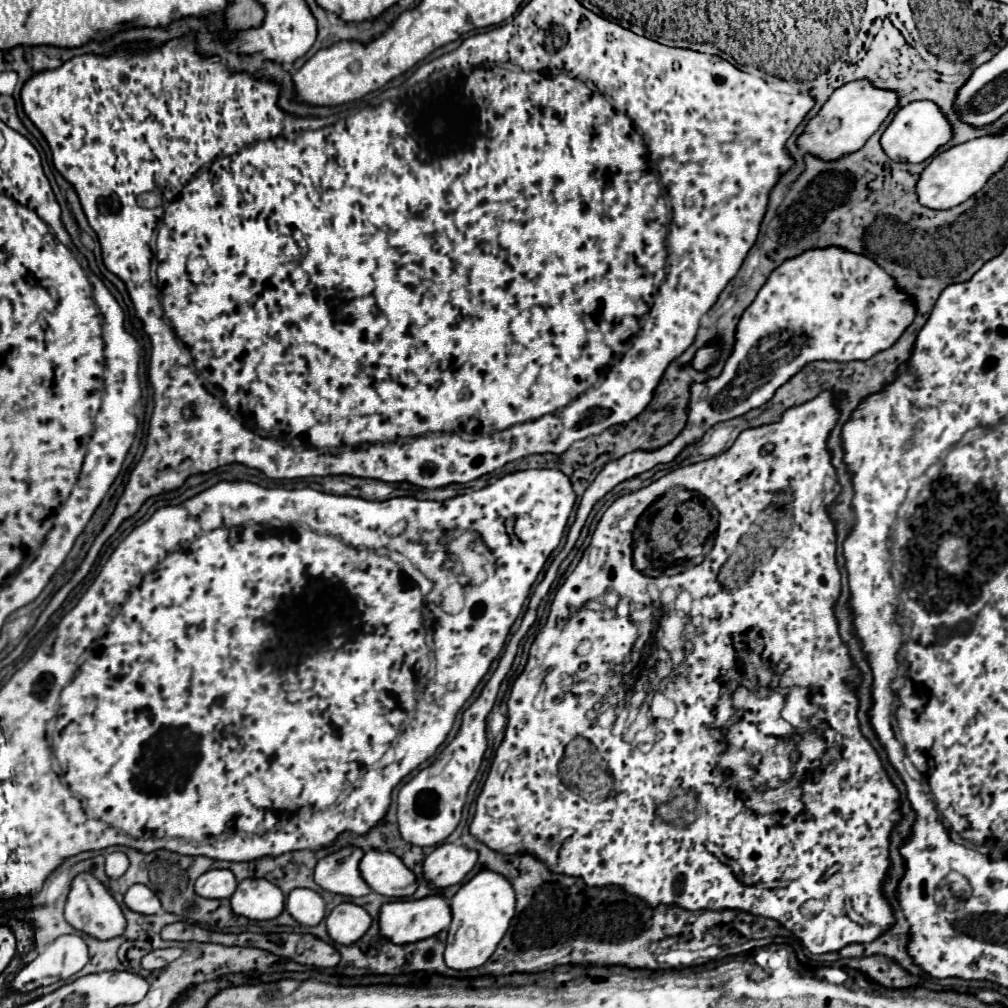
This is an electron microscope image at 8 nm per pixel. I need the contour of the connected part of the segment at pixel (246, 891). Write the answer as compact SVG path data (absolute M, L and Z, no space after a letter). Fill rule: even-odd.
M248 879L238 883L238 889L230 897L232 911L236 915L266 921L274 919L284 909L284 895L270 881Z

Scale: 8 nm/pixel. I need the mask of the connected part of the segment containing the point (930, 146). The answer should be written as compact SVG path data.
M912 101L904 107L900 107L894 113L892 123L884 129L880 137L880 145L884 153L898 163L922 163L924 159L932 157L938 147L946 145L952 137L952 127L946 121L946 117L940 113L936 103L932 101Z

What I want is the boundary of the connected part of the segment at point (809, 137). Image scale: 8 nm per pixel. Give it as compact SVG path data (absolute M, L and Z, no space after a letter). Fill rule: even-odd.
M852 81L842 87L838 87L830 99L822 105L822 109L812 117L802 131L802 135L796 139L796 145L810 153L812 157L818 157L822 161L836 161L844 155L850 155L858 151L882 125L882 121L888 117L888 113L896 107L896 93L886 89L876 89L868 81Z

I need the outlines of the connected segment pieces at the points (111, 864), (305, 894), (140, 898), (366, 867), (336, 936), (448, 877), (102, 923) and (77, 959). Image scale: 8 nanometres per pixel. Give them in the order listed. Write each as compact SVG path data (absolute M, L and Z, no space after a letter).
M120 851L106 855L106 875L110 879L120 879L126 873L128 865L130 865L128 857L124 853L120 853Z
M294 889L286 899L286 911L298 923L314 927L324 919L324 899L312 889Z
M132 885L124 895L124 903L128 905L128 909L138 911L142 915L154 915L162 911L160 899L146 885Z
M366 851L358 869L368 887L386 897L404 899L410 897L418 887L414 873L388 851Z
M340 903L326 917L328 935L340 945L354 945L368 931L370 923L370 915L354 903Z
M444 843L426 857L422 875L430 889L446 889L450 885L462 883L474 865L476 851L470 851L458 843Z
M82 873L74 879L72 883L72 889L68 893L68 903L66 903L66 909L64 909L64 915L66 915L66 921L80 933L86 933L94 939L114 939L114 937L120 937L126 929L126 919L122 915L122 909L118 907L118 903L114 901L114 897L106 891L106 887L94 879L90 873Z
M62 935L48 943L10 983L10 991L28 993L76 975L88 963L88 947L80 935Z

